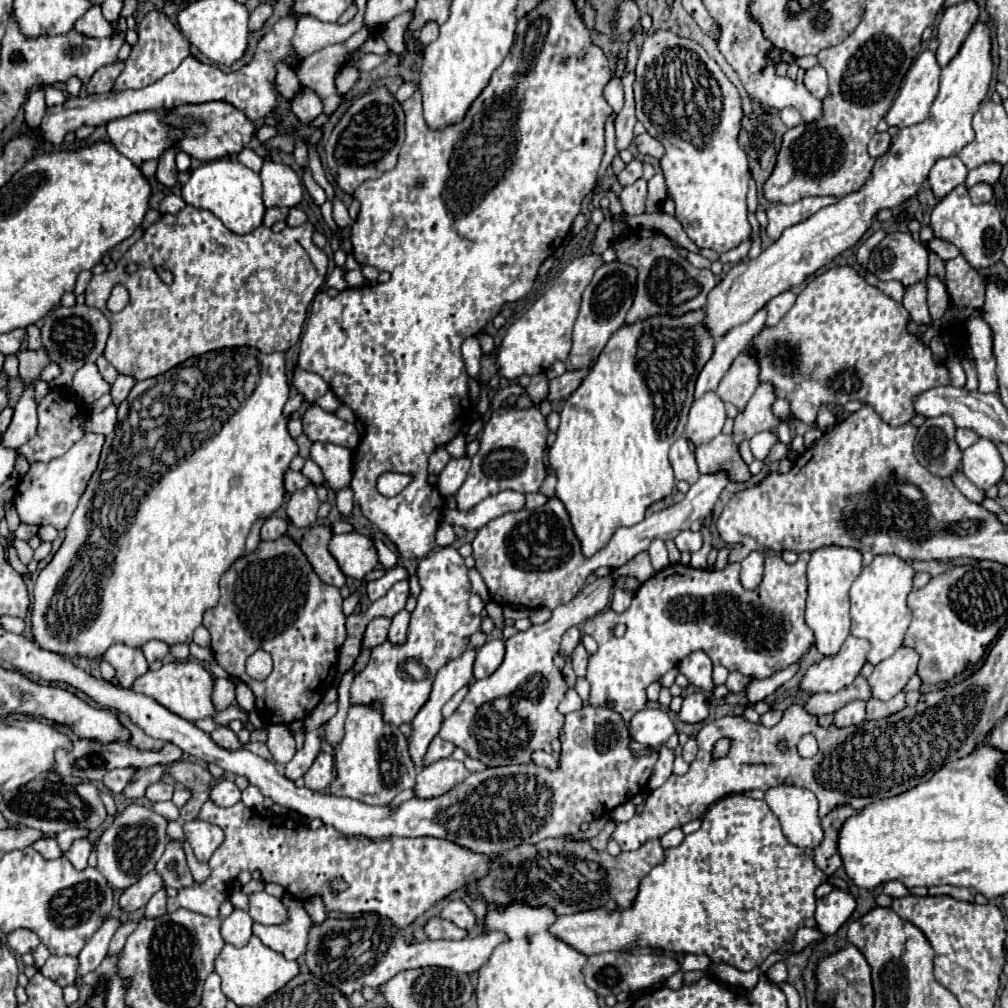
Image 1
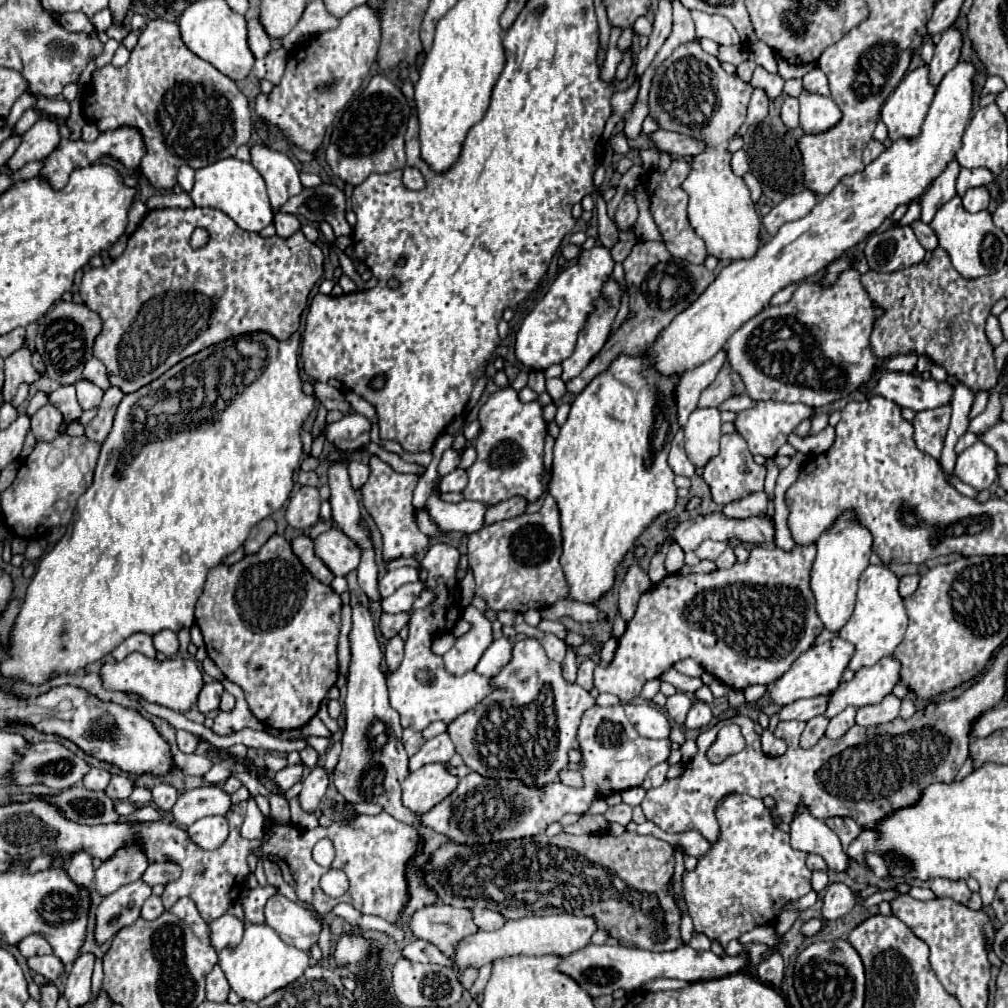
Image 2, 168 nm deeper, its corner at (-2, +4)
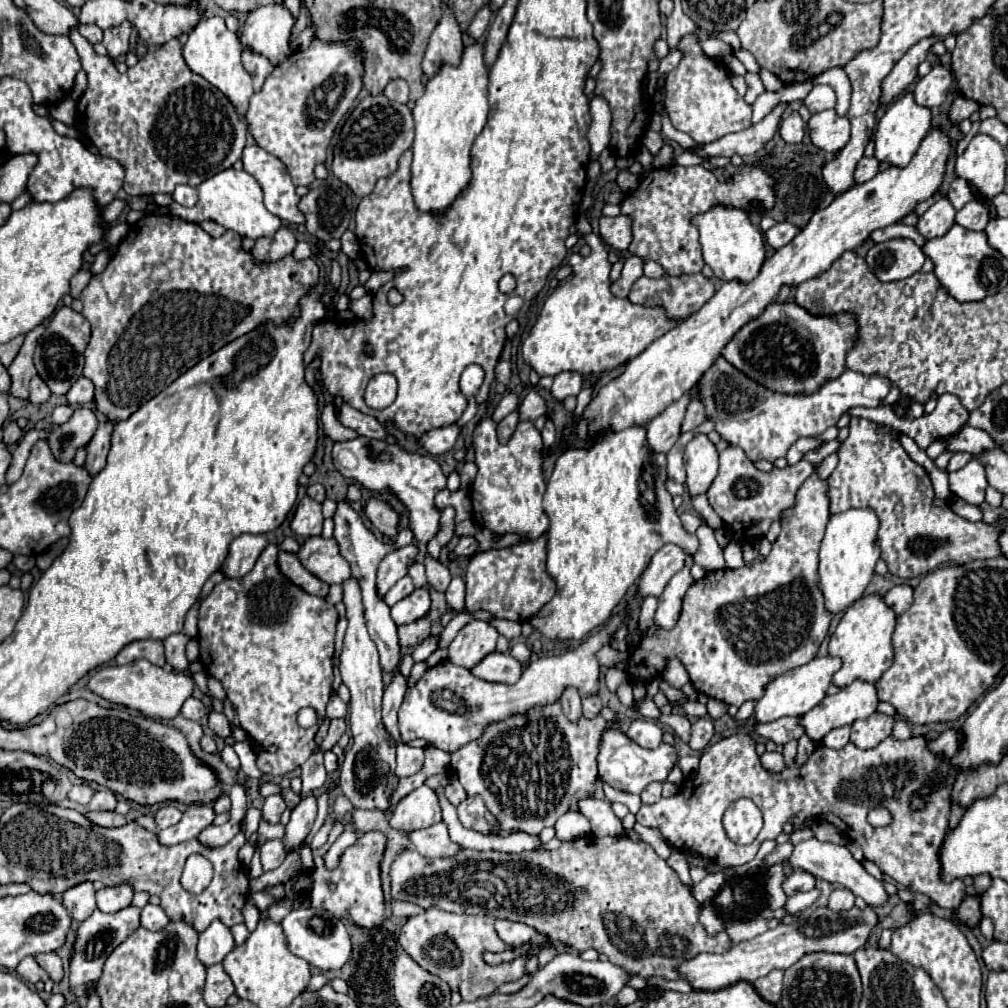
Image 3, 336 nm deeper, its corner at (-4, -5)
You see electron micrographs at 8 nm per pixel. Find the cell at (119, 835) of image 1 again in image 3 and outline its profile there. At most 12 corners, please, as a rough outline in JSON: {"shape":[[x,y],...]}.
{"shape":[[131,884],[97,890],[97,908],[107,914],[129,906]]}

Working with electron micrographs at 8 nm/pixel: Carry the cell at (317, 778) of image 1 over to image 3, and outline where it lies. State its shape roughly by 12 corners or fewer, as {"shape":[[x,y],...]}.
{"shape":[[305,796],[291,812],[285,850],[307,838],[317,816],[317,798]]}

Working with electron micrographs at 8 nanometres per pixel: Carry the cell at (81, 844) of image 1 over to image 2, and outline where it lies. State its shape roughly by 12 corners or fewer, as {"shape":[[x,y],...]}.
{"shape":[[87,853],[73,855],[67,863],[69,879],[93,889],[93,865]]}

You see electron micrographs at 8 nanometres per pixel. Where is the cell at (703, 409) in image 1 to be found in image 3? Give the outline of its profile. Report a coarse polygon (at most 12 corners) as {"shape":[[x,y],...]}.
{"shape":[[707,434],[685,446],[687,490],[707,492],[719,452]]}

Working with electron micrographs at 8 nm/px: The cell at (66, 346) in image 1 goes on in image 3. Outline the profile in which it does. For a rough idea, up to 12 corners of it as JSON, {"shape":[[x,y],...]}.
{"shape":[[61,306],[49,320],[35,366],[53,394],[81,378],[91,326]]}

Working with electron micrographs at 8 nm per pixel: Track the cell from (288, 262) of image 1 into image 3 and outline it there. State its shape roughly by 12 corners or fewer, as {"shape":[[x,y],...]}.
{"shape":[[145,214],[81,294],[83,376],[129,418],[287,324],[313,258]]}

